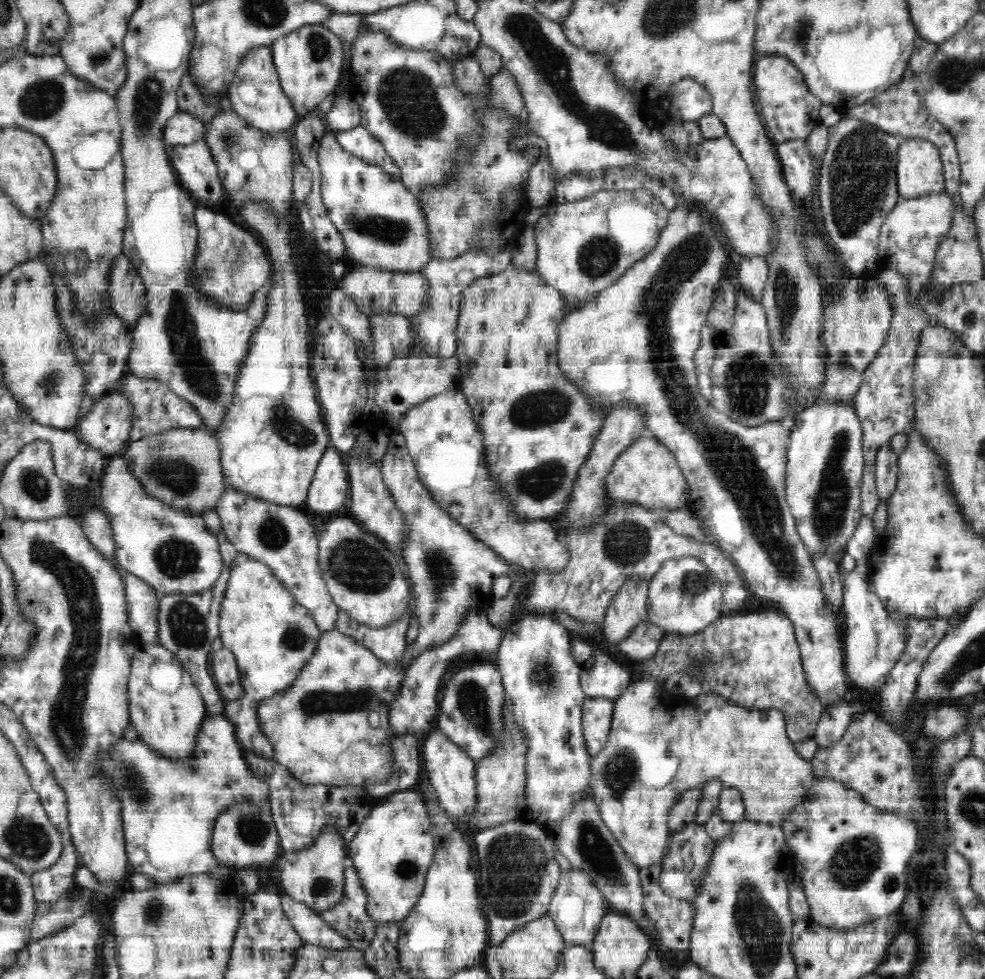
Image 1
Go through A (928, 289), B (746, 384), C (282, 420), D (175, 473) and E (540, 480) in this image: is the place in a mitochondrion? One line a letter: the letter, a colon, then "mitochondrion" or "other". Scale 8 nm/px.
A: other
B: mitochondrion
C: mitochondrion
D: mitochondrion
E: mitochondrion

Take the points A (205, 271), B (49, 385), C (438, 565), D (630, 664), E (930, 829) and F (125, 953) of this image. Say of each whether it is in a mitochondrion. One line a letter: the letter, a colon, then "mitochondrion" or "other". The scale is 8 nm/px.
A: mitochondrion
B: mitochondrion
C: mitochondrion
D: other
E: other
F: other

